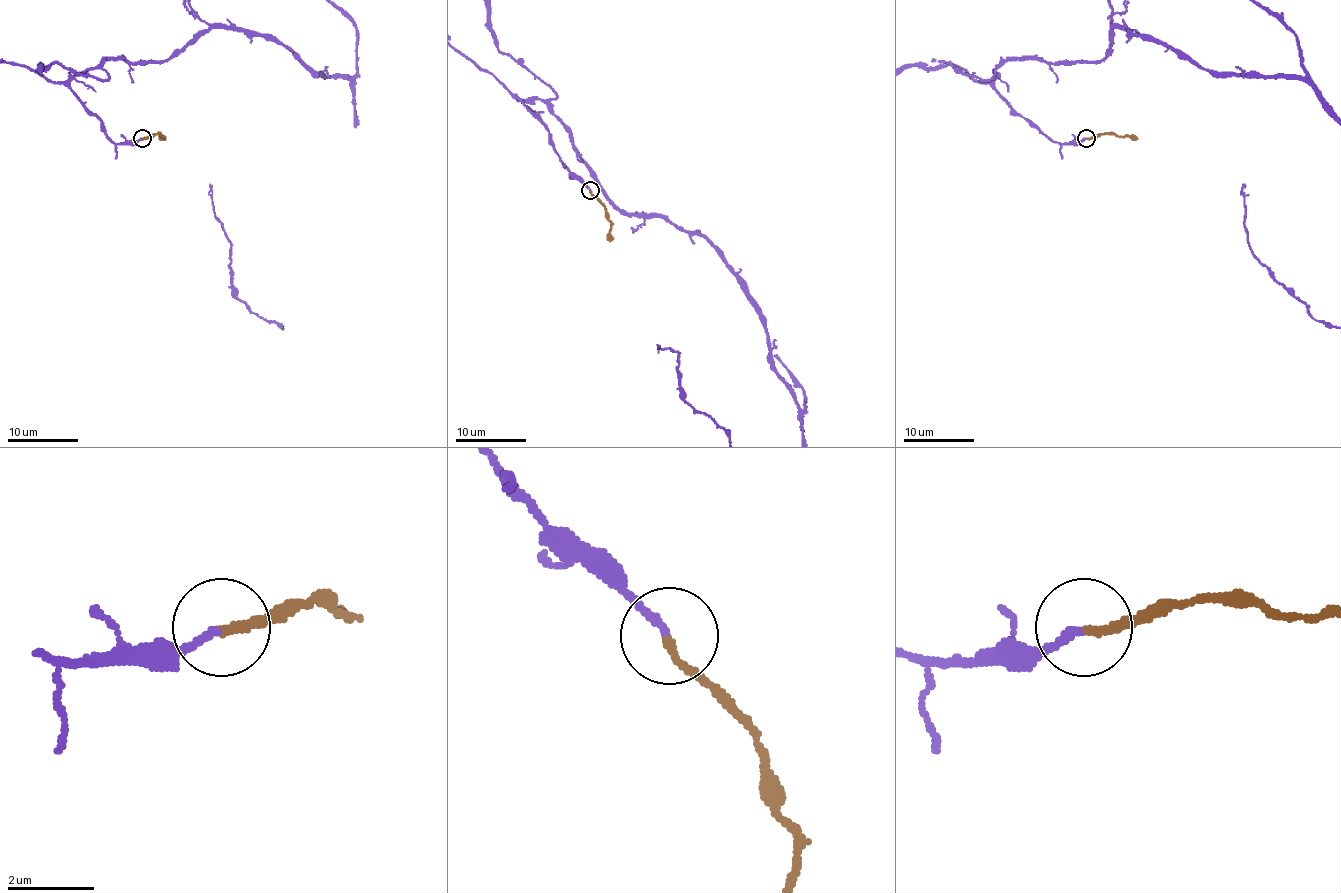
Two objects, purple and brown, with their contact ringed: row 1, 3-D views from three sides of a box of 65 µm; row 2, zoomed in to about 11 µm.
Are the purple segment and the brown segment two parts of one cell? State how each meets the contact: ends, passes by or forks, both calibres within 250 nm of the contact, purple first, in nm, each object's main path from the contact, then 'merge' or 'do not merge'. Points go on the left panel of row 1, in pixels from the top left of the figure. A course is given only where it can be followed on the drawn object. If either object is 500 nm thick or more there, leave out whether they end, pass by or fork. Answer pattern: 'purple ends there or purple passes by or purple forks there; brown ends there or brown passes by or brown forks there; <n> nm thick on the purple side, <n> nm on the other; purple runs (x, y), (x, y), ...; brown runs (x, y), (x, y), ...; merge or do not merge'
purple ends there; brown ends there; 160 nm thick on the purple side, 170 nm on the other; brown runs (143, 138), (157, 133), (160, 138); merge

